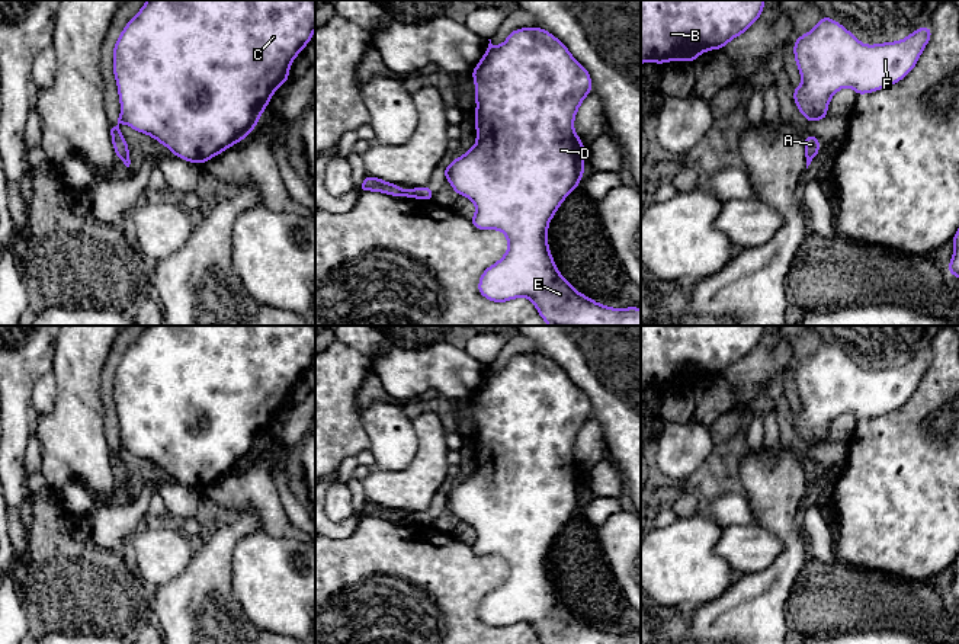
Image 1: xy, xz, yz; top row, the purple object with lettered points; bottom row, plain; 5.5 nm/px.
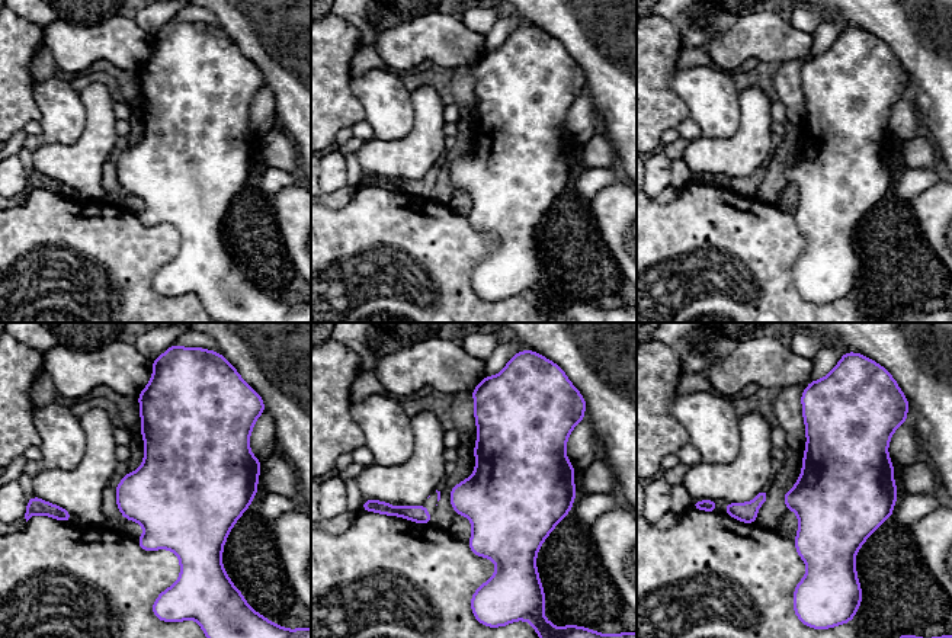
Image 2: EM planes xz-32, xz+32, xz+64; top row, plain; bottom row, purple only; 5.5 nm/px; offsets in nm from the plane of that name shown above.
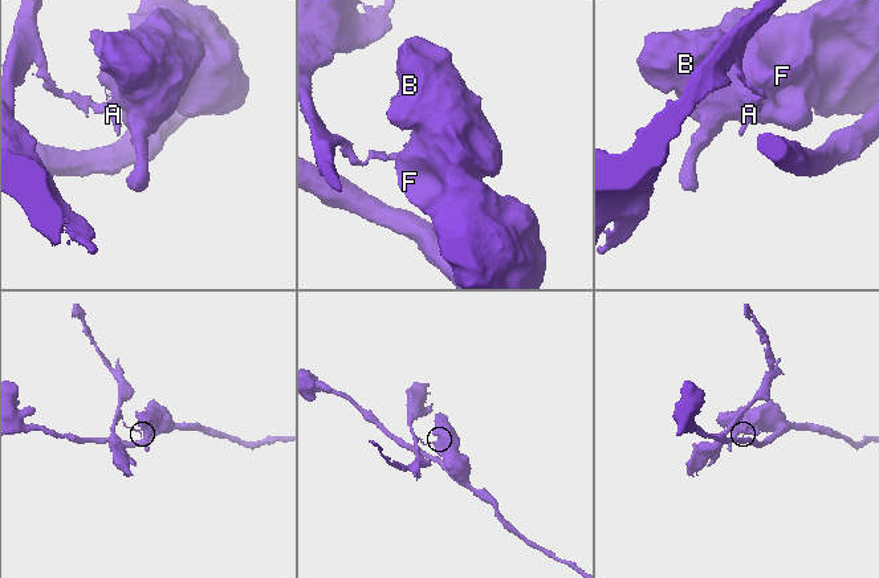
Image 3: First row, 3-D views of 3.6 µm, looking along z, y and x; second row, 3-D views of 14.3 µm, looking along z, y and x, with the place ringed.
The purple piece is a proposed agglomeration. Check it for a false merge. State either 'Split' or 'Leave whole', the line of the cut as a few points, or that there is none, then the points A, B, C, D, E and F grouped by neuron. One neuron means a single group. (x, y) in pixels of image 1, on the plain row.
Split. Split along xy (119, 442), (122, 447). Groups: A / B C D E F

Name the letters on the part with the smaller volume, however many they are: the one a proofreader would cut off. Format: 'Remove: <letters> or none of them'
Remove: A

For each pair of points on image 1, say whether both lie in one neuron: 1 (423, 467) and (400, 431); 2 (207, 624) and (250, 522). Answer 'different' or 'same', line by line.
1: different
2: same

